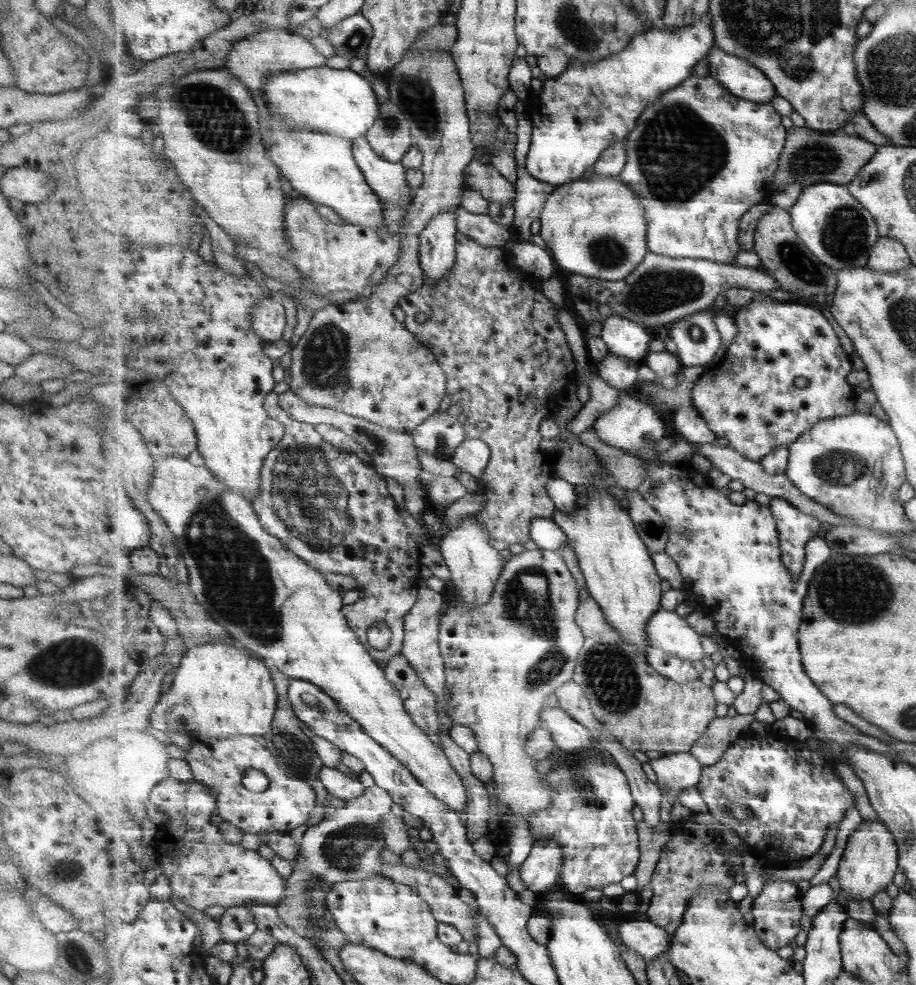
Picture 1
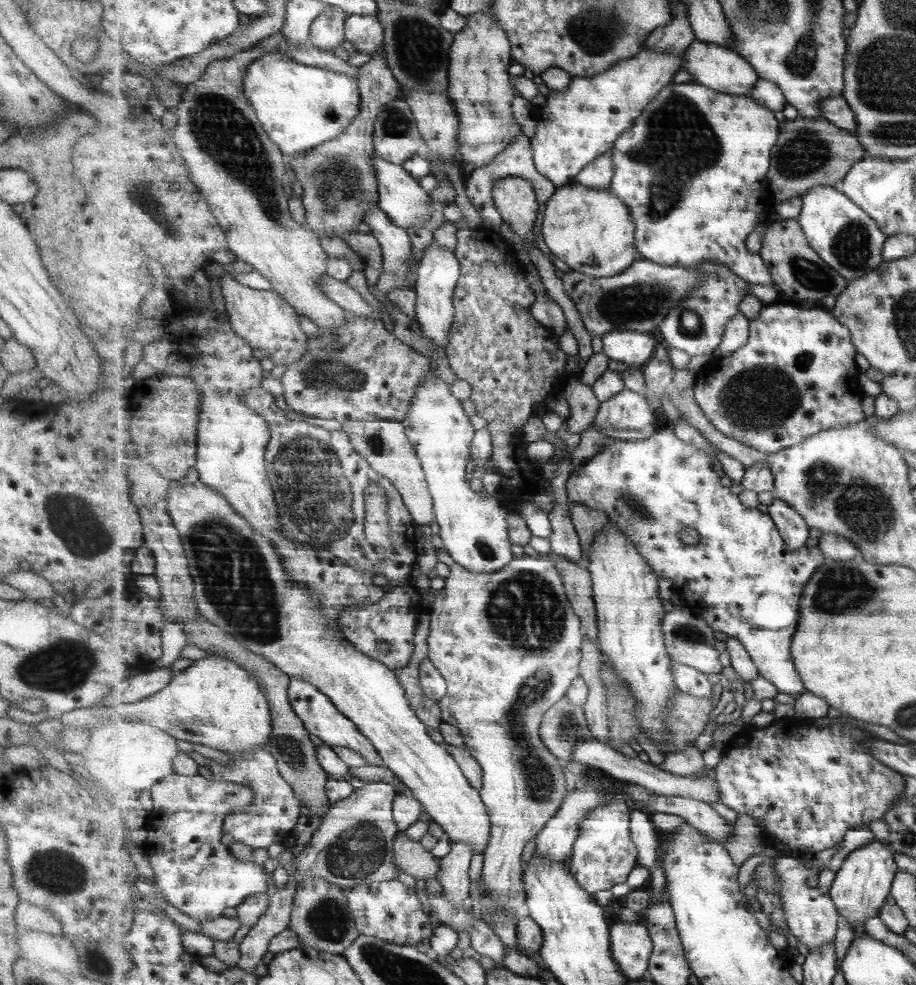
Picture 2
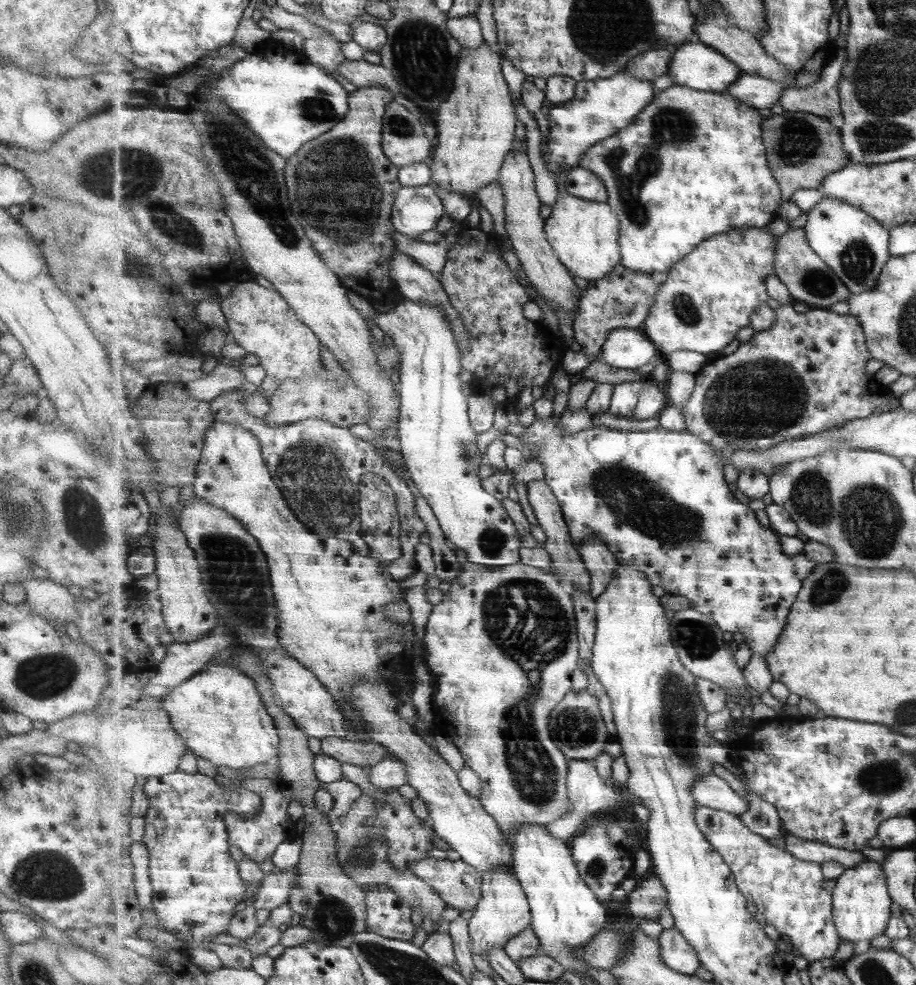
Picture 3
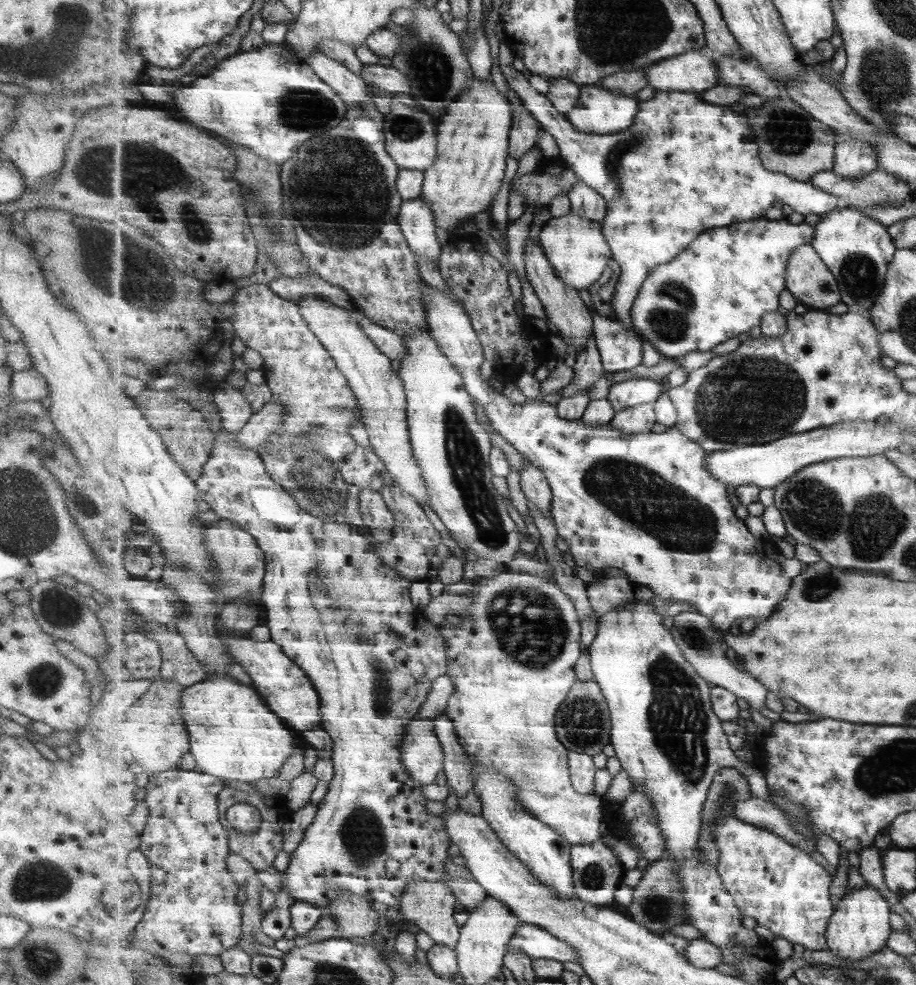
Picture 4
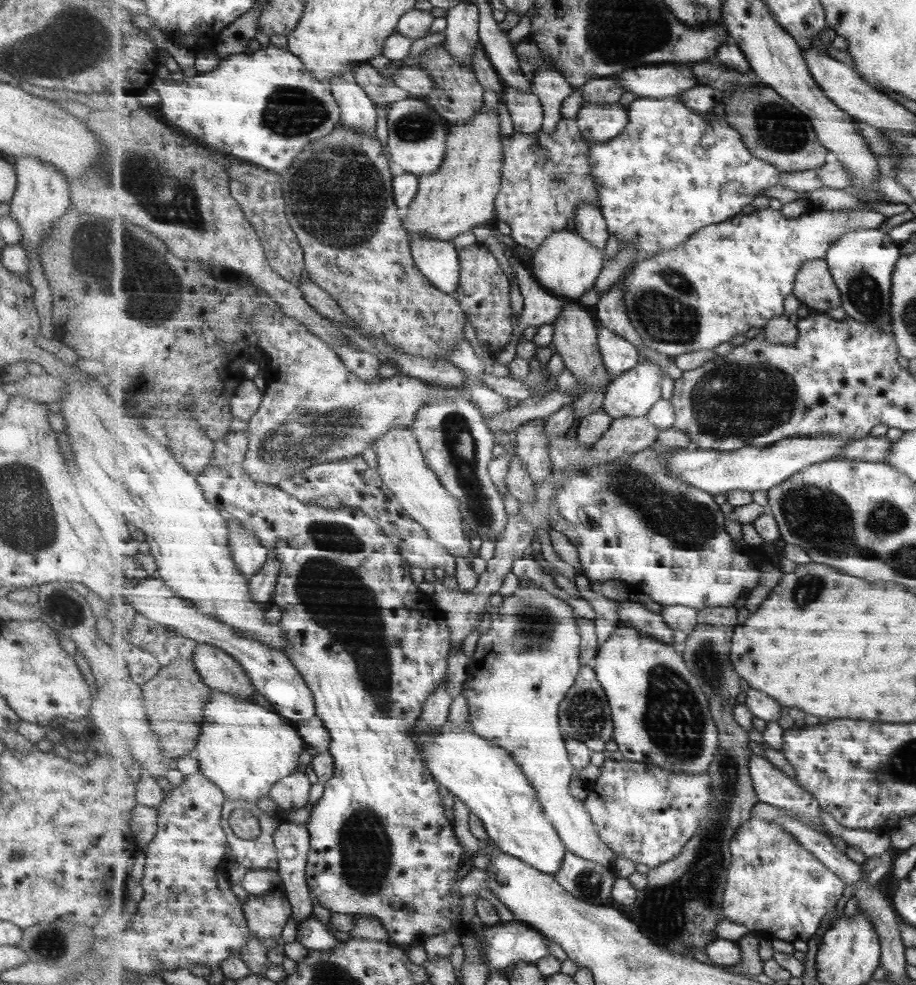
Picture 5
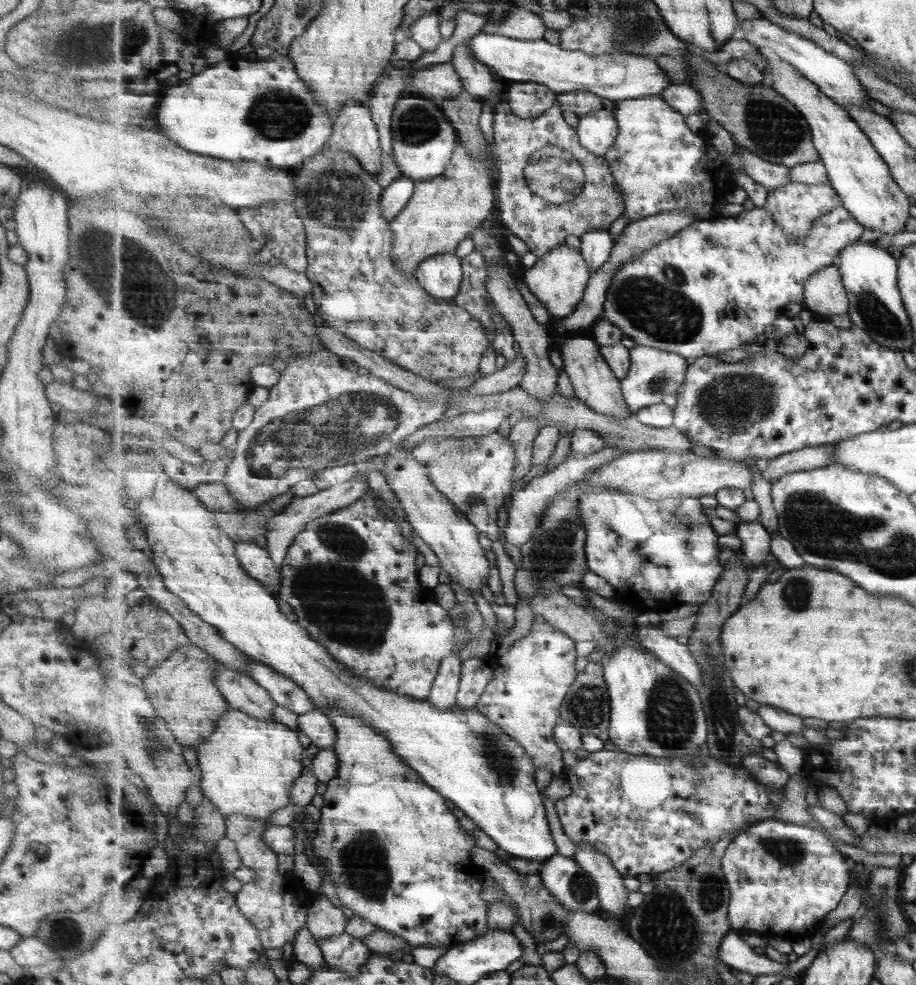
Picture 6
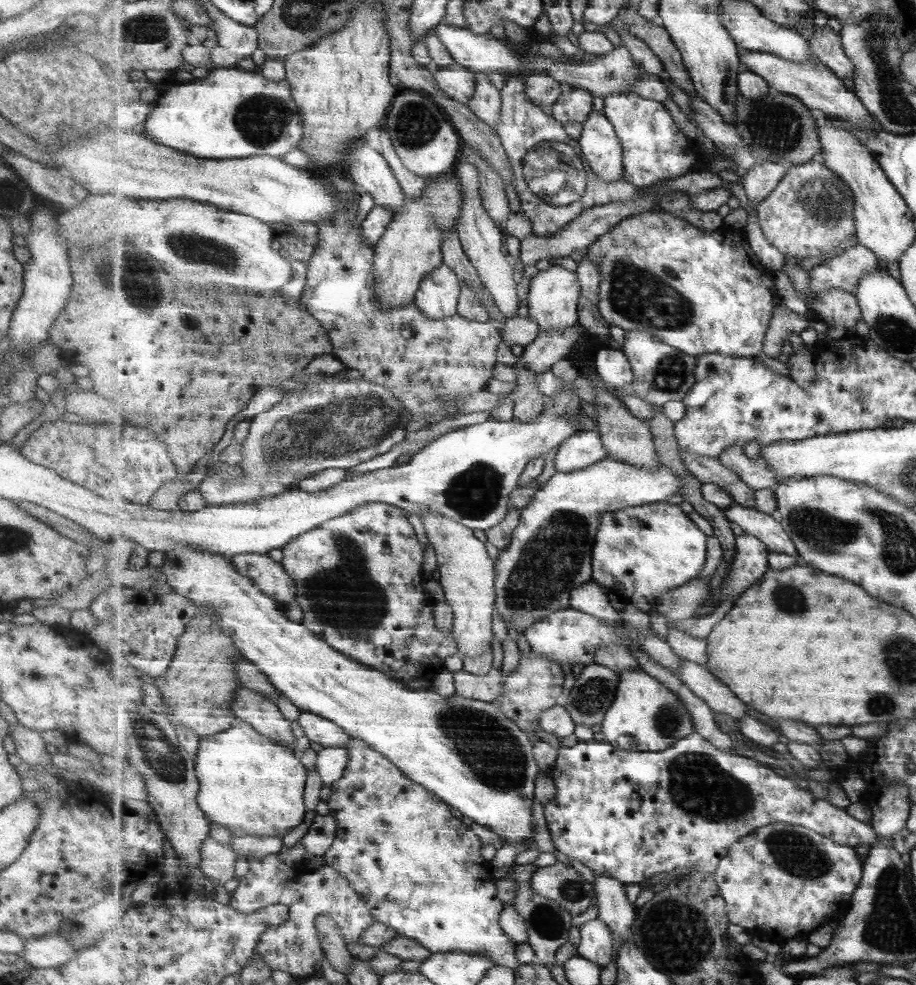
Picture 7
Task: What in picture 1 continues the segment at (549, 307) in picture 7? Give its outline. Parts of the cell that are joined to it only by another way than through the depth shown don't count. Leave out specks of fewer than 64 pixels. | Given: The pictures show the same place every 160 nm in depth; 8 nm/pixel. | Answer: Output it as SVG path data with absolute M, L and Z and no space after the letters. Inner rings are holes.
M597 177L559 186L550 194L540 216L541 238L559 269L589 278L616 281L627 278L644 260L648 249L649 222L640 196L619 177Z

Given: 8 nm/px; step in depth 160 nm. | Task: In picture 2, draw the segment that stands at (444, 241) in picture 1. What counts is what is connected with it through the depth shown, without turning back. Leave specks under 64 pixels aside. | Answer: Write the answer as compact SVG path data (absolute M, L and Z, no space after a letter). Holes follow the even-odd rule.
M435 242L424 252L416 272L416 286L414 288L418 296L416 321L420 325L422 334L428 340L432 340L436 346L443 348L446 355L451 329L456 317L456 307L453 304L454 292L461 273L460 259L456 257L454 251L447 250Z

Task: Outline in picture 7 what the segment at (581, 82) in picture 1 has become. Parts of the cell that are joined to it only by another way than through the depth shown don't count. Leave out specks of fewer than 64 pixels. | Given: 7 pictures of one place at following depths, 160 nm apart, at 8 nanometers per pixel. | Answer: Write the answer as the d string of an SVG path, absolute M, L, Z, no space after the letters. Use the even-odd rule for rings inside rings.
M593 111L584 122L584 131L580 140L582 158L587 163L590 173L607 183L615 183L624 179L624 146L615 134L613 123L601 111Z

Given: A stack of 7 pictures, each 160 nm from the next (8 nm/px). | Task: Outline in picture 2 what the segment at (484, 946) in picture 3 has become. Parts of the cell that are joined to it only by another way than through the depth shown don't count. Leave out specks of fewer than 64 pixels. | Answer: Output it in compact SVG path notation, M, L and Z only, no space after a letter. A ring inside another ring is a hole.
M445 548L438 549L437 560L446 562L451 567L451 576L445 579L445 586L439 590L433 590L436 599L431 607L431 626L428 638L429 659L433 665L439 669L439 673L448 683L448 692L445 698L438 703L442 711L442 723L451 724L461 729L465 737L464 748L467 749L480 763L484 770L483 788L480 791L481 797L486 804L490 818L492 819L492 833L489 839L489 846L484 854L482 880L490 890L490 898L498 904L500 910L504 910L510 916L528 915L528 893L524 887L522 879L523 870L523 852L525 846L535 839L536 836L545 828L557 813L560 812L561 805L569 795L567 782L565 782L565 772L563 772L564 762L553 754L552 750L546 745L544 738L541 736L541 726L544 722L545 714L548 713L557 702L568 696L568 691L573 686L573 682L580 677L580 666L583 658L581 647L584 645L584 633L580 615L575 612L568 594L565 592L564 581L561 578L560 570L556 563L547 554L539 555L533 558L529 555L523 555L520 558L515 557L504 569L496 573L475 574L464 566L461 566Z

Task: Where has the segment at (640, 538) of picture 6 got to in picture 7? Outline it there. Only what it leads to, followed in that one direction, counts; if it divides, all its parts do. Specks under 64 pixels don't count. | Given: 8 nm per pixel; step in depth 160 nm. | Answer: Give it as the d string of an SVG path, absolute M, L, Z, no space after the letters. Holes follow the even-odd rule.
M663 501L643 506L628 506L623 510L604 514L600 521L601 526L596 533L593 550L593 580L608 590L621 594L626 602L634 604L645 614L655 610L660 596L695 580L705 566L707 534L681 510L679 504Z

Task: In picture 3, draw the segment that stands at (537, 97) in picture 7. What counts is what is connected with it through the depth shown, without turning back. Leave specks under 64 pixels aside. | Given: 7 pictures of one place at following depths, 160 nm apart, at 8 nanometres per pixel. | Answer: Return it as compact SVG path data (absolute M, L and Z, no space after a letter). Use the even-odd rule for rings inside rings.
M528 142L527 147L510 151L505 157L505 164L498 182L507 198L507 205L505 205L507 234L511 238L513 248L518 254L522 268L526 271L528 280L538 288L542 296L545 296L553 309L561 309L576 319L577 307L579 307L579 299L583 291L575 284L574 275L559 260L556 250L551 247L547 239L546 220L541 216L541 202L535 192L535 174L529 162Z

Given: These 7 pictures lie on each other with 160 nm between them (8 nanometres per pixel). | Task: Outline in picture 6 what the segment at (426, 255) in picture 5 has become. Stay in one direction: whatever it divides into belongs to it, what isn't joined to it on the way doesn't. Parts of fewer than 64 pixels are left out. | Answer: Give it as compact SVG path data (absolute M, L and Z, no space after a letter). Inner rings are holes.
M455 252L432 256L419 265L415 277L435 299L453 302L464 279L462 260Z

